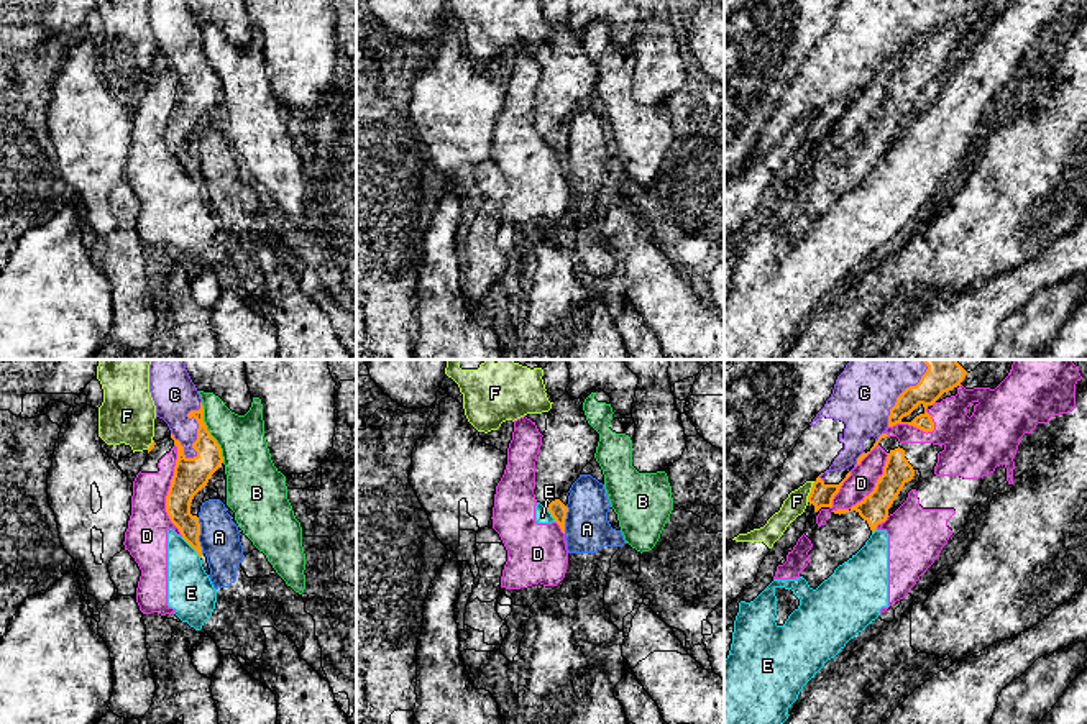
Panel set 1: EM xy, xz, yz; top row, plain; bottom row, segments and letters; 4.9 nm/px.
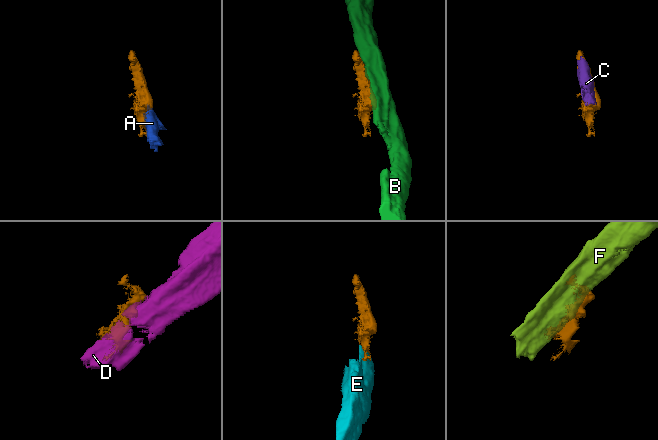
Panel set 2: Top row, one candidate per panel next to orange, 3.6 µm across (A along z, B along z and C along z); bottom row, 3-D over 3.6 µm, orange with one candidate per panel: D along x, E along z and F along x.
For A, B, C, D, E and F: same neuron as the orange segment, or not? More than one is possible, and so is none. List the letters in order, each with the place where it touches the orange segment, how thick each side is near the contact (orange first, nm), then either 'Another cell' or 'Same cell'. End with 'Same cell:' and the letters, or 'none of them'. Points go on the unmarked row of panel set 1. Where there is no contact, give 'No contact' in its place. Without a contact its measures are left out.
A: Touches orange at xy (199, 166). Thickness 140 nm (orange) against 190 nm. Another cell
B: Touches orange at xy (209, 64). Thickness 170 nm (orange) against 240 nm. Another cell
C: Touches orange at xy (197, 61). Thickness 170 nm (orange) against 220 nm. Same cell
D: Touches orange at yz (871, 125). Thickness 140 nm (orange) against 140 nm. Another cell
E: Touches orange at xy (191, 178). Thickness 130 nm (orange) against 220 nm. Another cell
F: Touches orange at yz (811, 123). Thickness 120 nm (orange) against 110 nm. Another cell
Same cell: C

